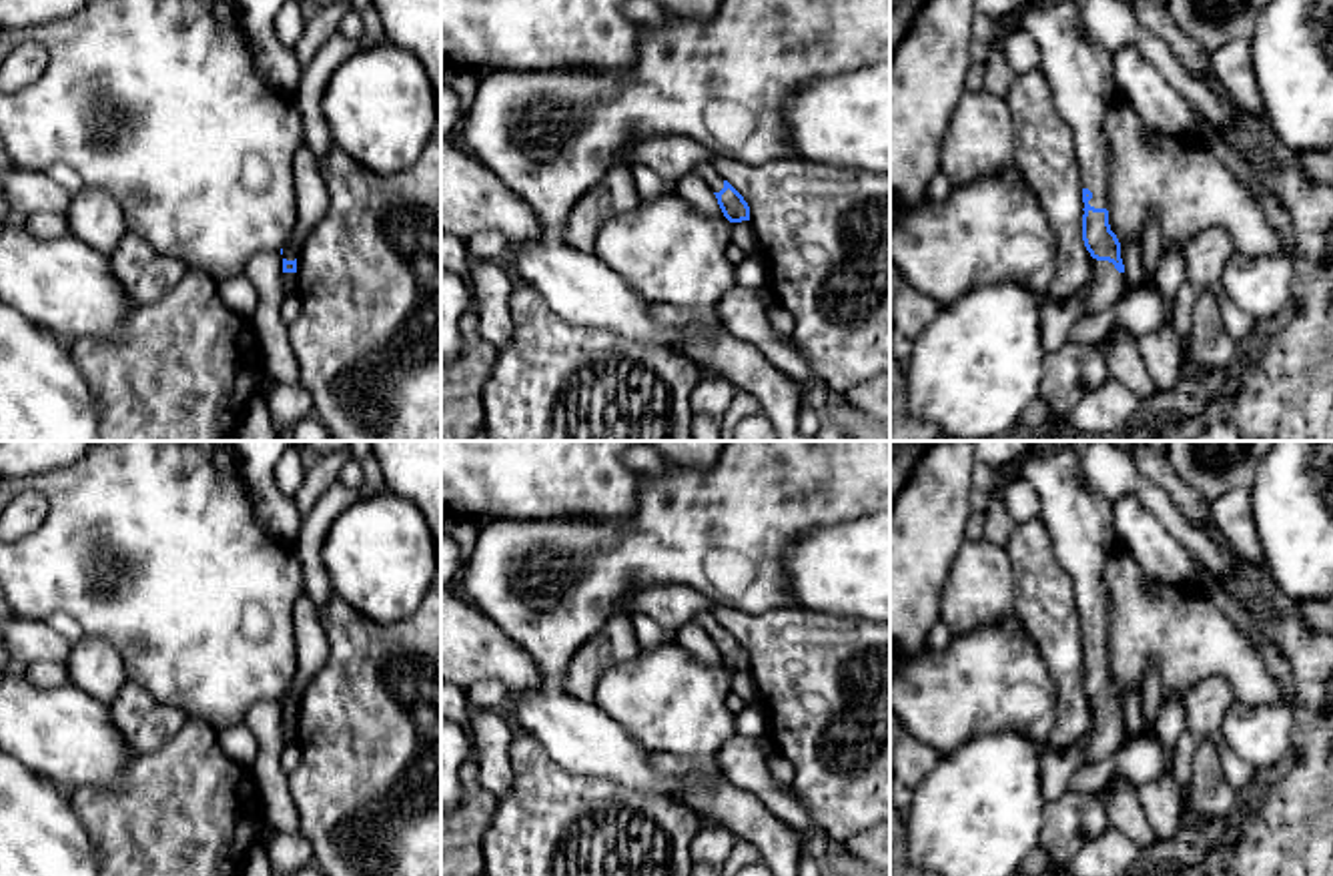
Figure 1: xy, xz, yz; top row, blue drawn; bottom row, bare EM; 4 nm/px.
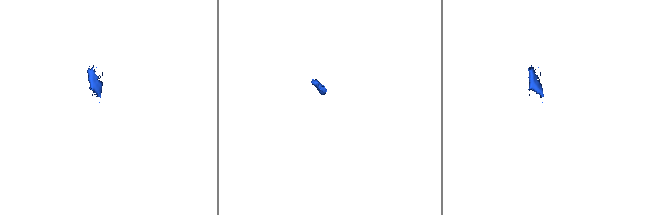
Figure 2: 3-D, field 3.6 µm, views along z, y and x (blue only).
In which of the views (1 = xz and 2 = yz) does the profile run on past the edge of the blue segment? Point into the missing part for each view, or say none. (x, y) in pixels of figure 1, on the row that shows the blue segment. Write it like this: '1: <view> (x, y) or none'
1: xz (704, 171)
2: yz (1079, 73)

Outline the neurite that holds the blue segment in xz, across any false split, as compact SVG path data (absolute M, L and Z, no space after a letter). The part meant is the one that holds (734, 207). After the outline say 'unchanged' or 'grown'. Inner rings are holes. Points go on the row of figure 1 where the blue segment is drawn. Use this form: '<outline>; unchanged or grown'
M710 160L696 164L692 172L716 194L718 204L730 223L750 221L748 202L728 180L716 172Z; grown

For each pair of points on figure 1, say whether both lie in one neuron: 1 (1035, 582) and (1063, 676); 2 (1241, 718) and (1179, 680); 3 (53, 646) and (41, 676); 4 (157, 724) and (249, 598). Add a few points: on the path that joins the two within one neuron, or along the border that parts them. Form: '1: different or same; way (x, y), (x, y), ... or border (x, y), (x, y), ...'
1: same; way (1045, 606), (1063, 652)
2: different; border (1281, 698), (1255, 706), (1235, 702)
3: different; border (65, 666), (35, 662), (23, 668)
4: different; border (131, 680), (161, 702), (175, 704), (189, 718)

